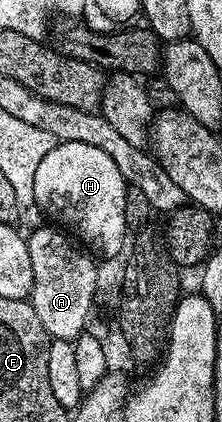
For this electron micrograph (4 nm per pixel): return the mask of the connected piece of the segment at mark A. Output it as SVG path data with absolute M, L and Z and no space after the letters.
M43 225L26 234L29 259L33 267L33 287L29 300L33 311L37 311L37 319L41 319L41 327L45 327L48 338L74 342L88 328L87 316L95 305L99 269L95 266L96 258L90 252L80 248L62 228L54 228Z

